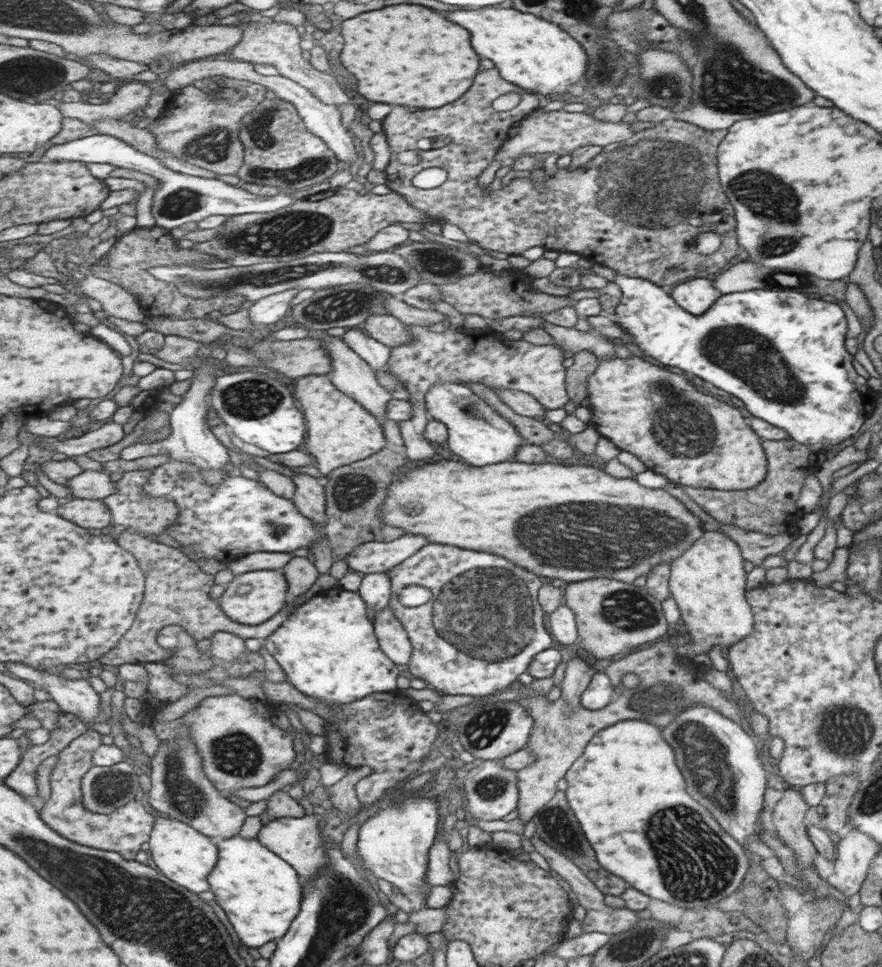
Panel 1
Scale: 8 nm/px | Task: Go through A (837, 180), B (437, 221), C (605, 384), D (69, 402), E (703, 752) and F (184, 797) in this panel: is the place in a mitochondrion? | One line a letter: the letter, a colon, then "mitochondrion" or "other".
A: other
B: other
C: other
D: other
E: mitochondrion
F: mitochondrion

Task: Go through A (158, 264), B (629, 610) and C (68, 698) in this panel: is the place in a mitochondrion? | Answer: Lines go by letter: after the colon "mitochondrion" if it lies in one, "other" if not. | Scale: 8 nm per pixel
A: other
B: mitochondrion
C: other

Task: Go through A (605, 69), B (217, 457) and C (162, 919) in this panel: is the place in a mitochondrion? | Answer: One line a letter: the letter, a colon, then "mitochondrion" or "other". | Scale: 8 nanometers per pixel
A: mitochondrion
B: other
C: mitochondrion

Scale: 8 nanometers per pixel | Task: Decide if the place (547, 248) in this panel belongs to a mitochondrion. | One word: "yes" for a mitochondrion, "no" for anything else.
no

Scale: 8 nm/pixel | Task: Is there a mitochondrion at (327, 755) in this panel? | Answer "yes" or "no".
no

